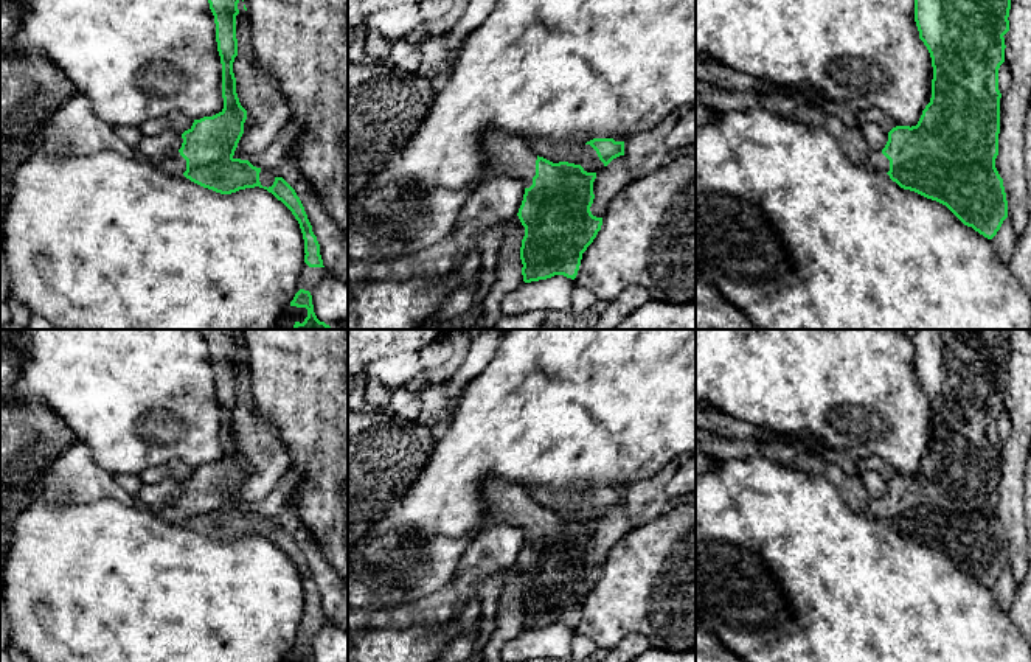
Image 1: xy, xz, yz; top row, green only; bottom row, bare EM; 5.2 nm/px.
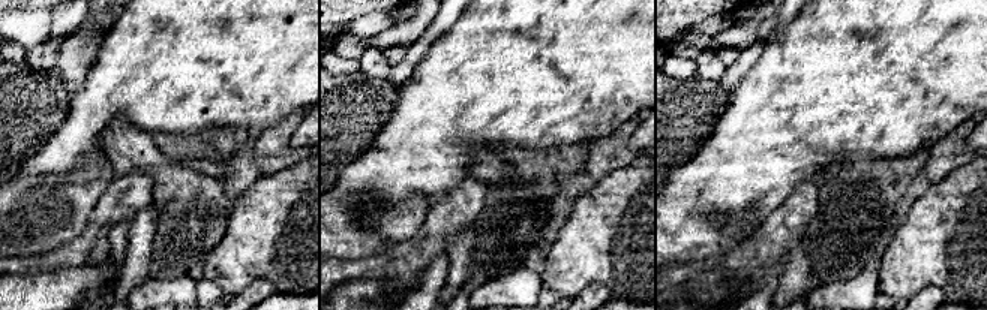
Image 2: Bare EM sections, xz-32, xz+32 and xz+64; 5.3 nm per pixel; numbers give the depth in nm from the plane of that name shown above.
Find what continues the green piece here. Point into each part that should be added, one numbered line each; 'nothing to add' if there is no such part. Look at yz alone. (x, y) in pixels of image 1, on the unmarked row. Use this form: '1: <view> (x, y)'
1: yz (874, 507)

